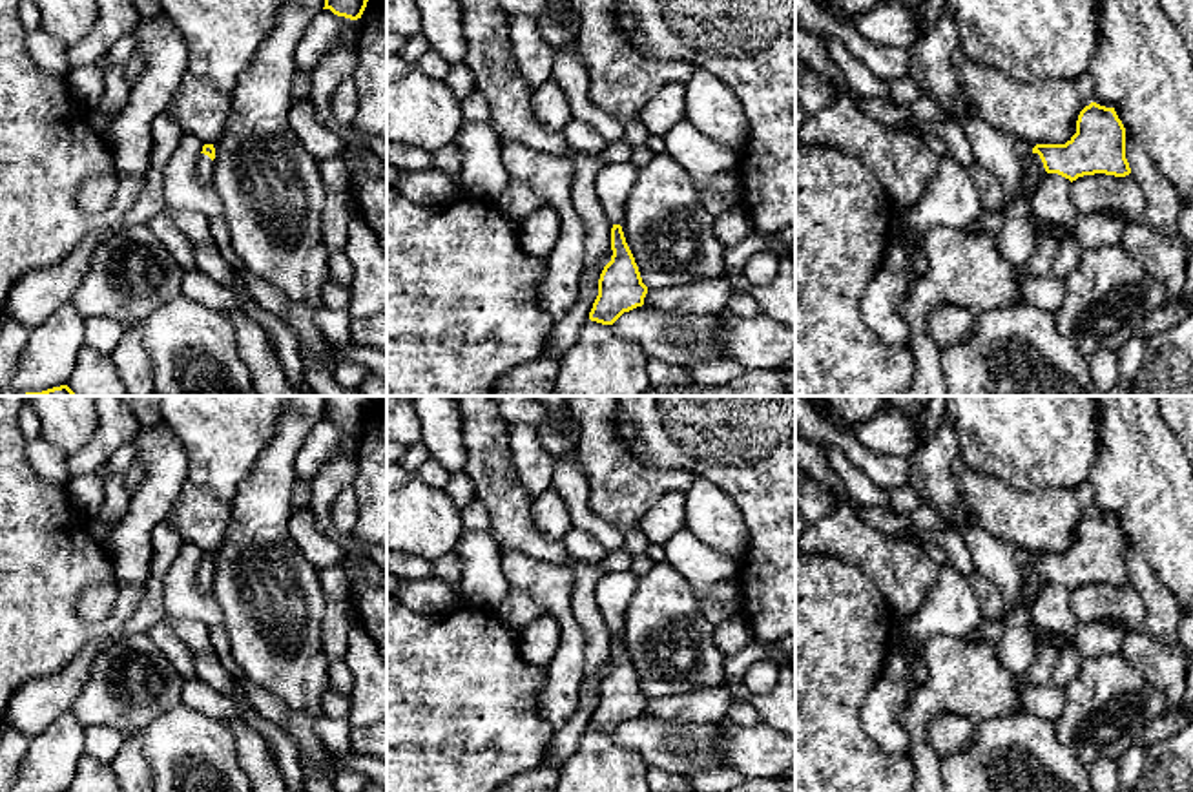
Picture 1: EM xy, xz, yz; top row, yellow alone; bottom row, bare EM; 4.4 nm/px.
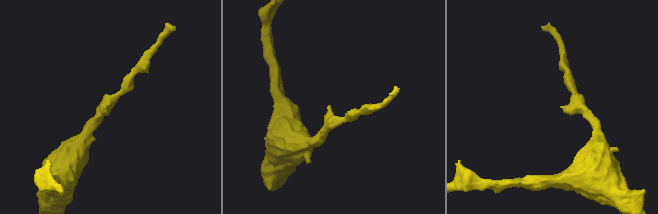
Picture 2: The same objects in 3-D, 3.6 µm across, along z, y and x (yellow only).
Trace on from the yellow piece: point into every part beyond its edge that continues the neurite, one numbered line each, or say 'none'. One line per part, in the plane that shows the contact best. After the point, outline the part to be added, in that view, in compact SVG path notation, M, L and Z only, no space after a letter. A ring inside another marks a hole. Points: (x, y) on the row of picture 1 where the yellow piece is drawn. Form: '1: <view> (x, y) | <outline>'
1: yz (1035, 172) | M1032 153L1025 172L1020 177L1020 184L1023 190L1032 192L1045 175L1047 172L1043 168L1040 155Z

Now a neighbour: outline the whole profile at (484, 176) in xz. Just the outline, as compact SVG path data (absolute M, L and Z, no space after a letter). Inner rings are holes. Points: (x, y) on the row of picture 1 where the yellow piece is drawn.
M463 122L454 137L462 155L458 188L474 197L496 201L511 182L502 162L502 141L489 122Z

